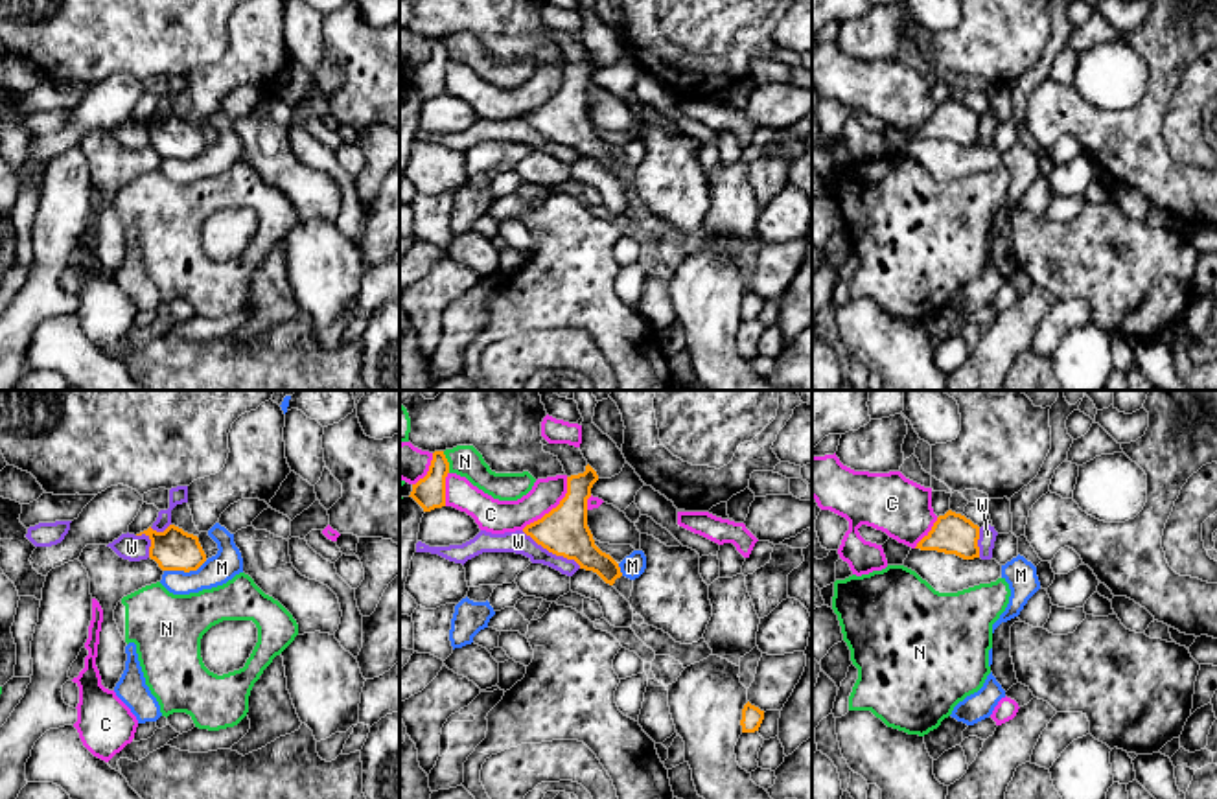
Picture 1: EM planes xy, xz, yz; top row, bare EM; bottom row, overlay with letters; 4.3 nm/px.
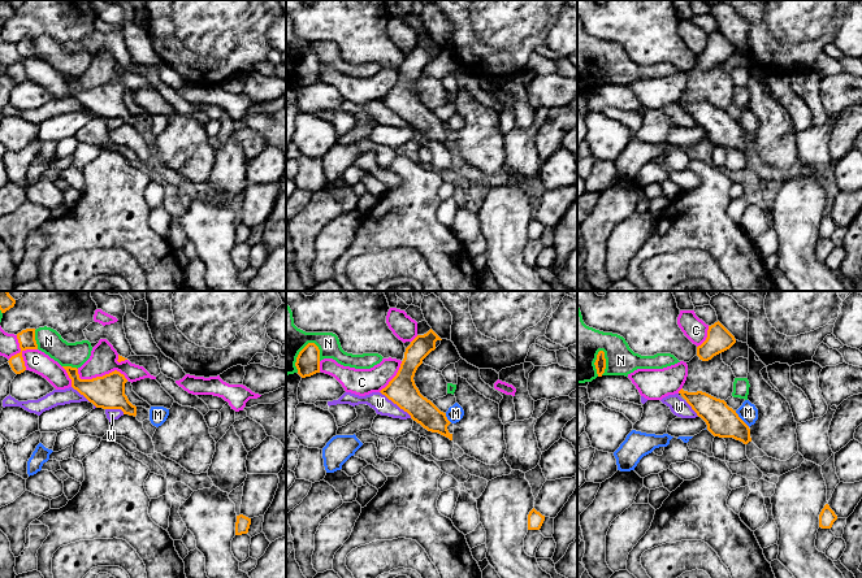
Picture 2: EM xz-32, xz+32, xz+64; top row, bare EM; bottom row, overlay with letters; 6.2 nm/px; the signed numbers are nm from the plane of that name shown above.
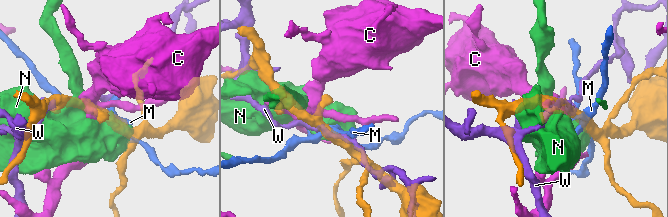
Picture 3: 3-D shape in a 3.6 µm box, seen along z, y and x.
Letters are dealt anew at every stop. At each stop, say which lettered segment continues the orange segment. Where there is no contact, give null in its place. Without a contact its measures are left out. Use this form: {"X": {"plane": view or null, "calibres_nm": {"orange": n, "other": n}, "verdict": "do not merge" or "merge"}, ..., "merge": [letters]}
{"C": {"plane": "xz", "calibres_nm": {"orange": 220, "other": 140}, "verdict": "do not merge"}, "M": {"plane": "xy", "calibres_nm": {"orange": 190, "other": 130}, "verdict": "do not merge"}, "N": {"plane": "xz", "calibres_nm": {"orange": 140, "other": 140}, "verdict": "do not merge"}, "W": {"plane": "xz", "calibres_nm": {"orange": 220, "other": 100}, "verdict": "do not merge"}, "merge": []}

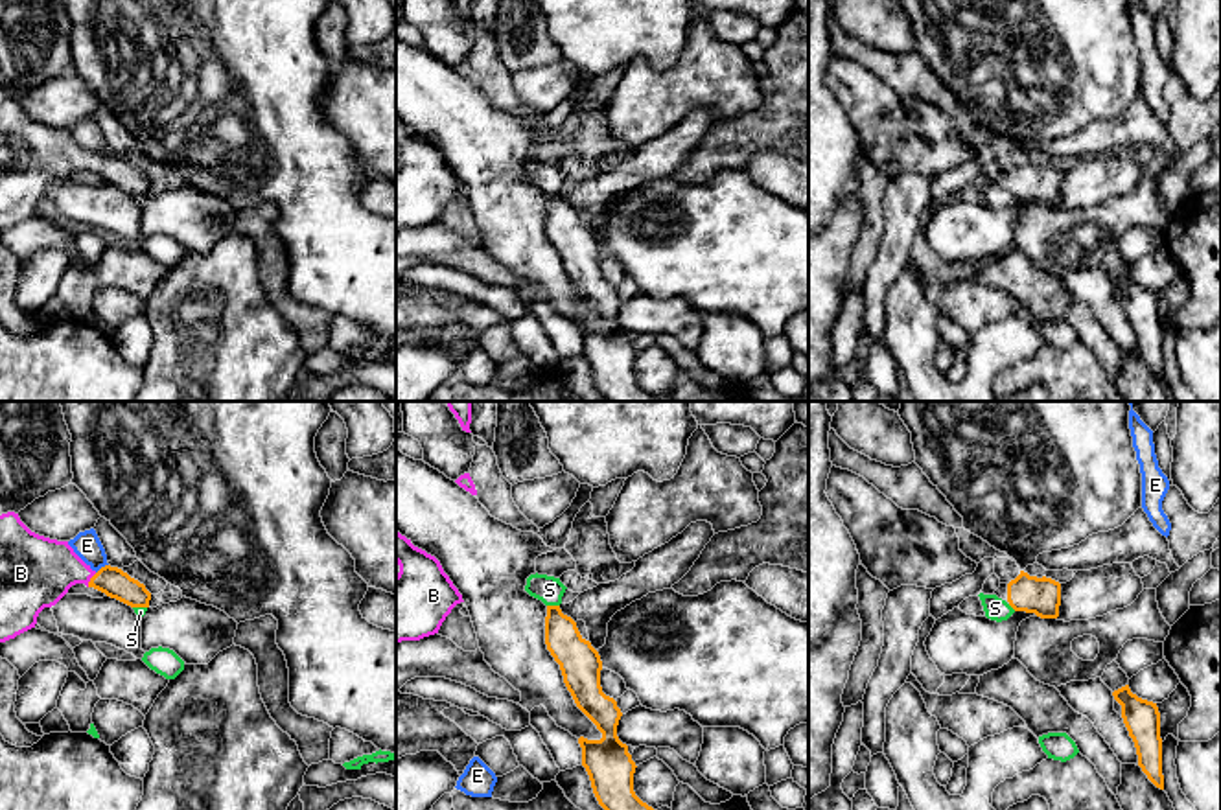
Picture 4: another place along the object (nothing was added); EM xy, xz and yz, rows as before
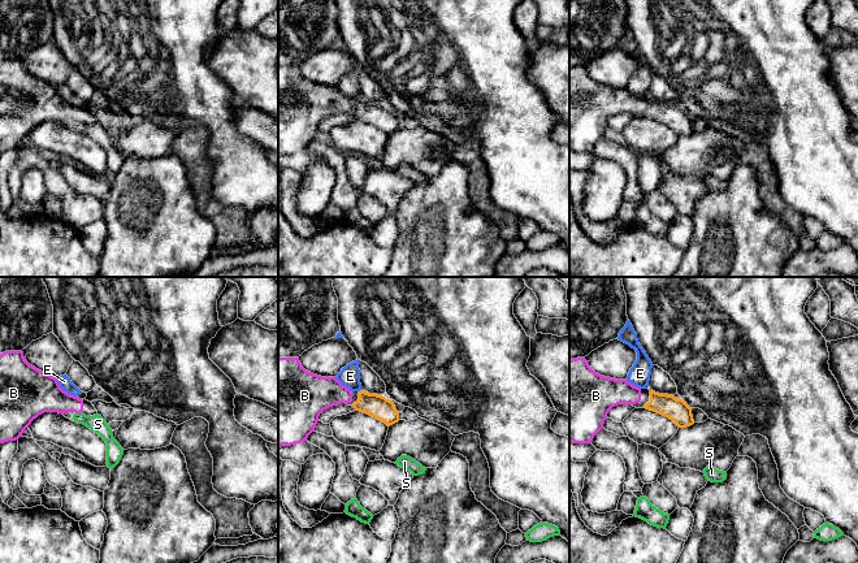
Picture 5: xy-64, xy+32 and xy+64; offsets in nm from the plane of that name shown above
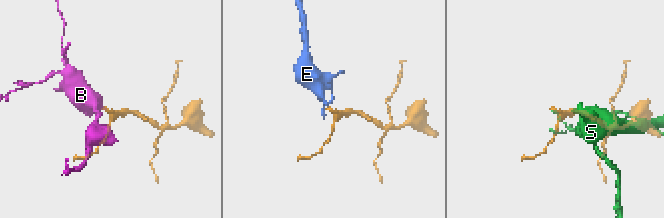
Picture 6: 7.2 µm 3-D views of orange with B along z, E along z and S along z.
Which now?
{"B": {"plane": "xy", "calibres_nm": {"orange": 130, "other": 320}, "verdict": "merge"}, "E": {"plane": "xy", "calibres_nm": {"orange": 130, "other": 120}, "verdict": "do not merge"}, "S": {"plane": "xz", "calibres_nm": {"orange": 170, "other": 120}, "verdict": "do not merge"}, "merge": ["B"]}

